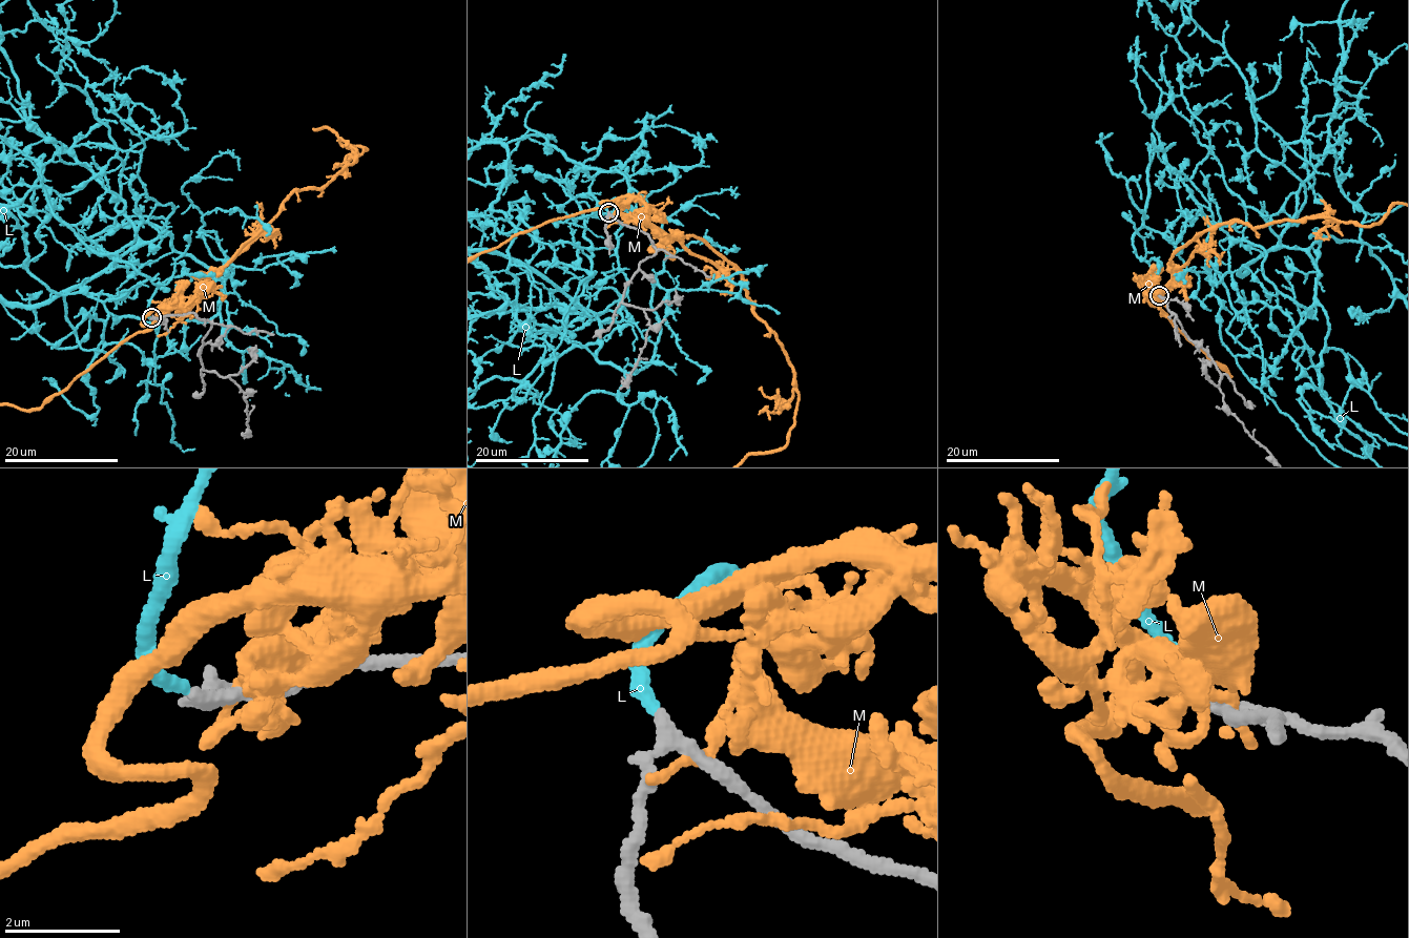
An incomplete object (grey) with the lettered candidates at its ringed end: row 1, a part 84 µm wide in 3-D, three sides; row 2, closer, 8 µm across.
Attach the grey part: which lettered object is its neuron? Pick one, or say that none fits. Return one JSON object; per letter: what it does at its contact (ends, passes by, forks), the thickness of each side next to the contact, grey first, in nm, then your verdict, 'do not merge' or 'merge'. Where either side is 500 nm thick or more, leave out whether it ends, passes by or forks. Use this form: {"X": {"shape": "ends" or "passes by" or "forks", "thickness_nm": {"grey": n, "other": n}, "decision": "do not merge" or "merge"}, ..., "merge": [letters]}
{"L": {"shape": "ends", "thickness_nm": {"grey": 200, "other": 260}, "decision": "merge"}, "M": {"shape": "ends", "thickness_nm": {"grey": 260, "other": 240}, "decision": "do not merge"}, "merge": ["L"]}

